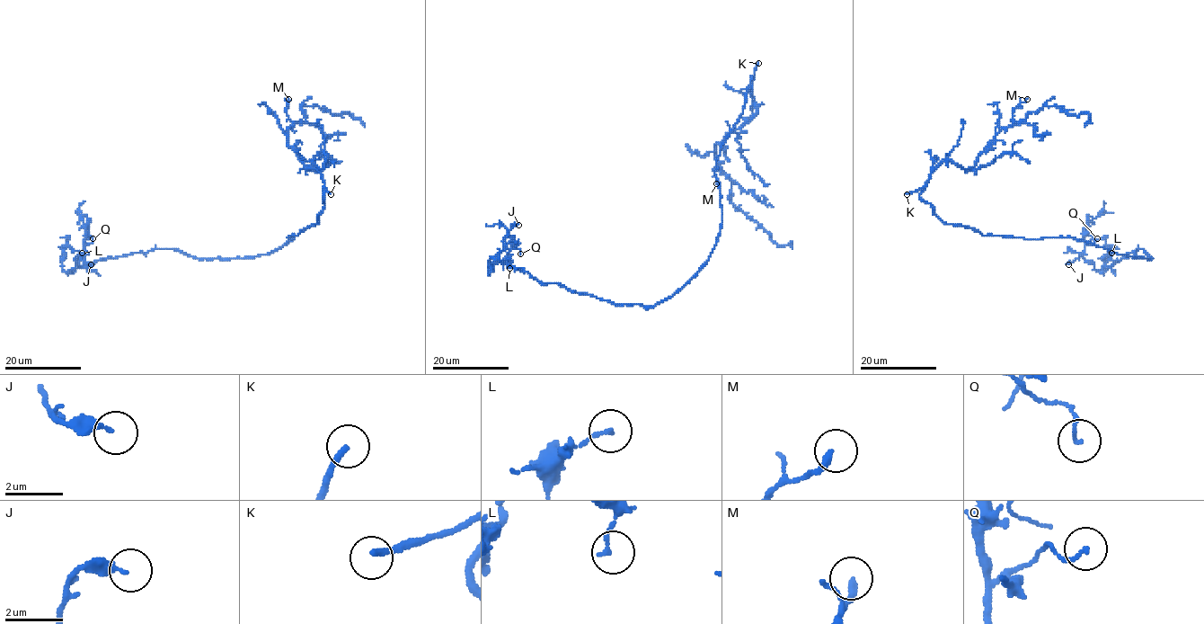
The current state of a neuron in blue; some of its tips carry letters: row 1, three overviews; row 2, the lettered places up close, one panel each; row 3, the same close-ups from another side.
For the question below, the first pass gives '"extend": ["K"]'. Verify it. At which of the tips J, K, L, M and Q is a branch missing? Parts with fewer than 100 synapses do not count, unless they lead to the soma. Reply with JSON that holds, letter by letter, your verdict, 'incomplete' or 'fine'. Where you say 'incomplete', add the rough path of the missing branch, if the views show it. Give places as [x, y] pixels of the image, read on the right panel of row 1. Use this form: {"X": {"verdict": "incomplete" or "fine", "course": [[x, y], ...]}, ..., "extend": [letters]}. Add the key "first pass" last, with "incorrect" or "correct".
{"J": {"verdict": "fine"}, "K": {"verdict": "incomplete"}, "L": {"verdict": "fine"}, "M": {"verdict": "fine"}, "Q": {"verdict": "fine"}, "extend": ["K"], "first pass": "correct"}

